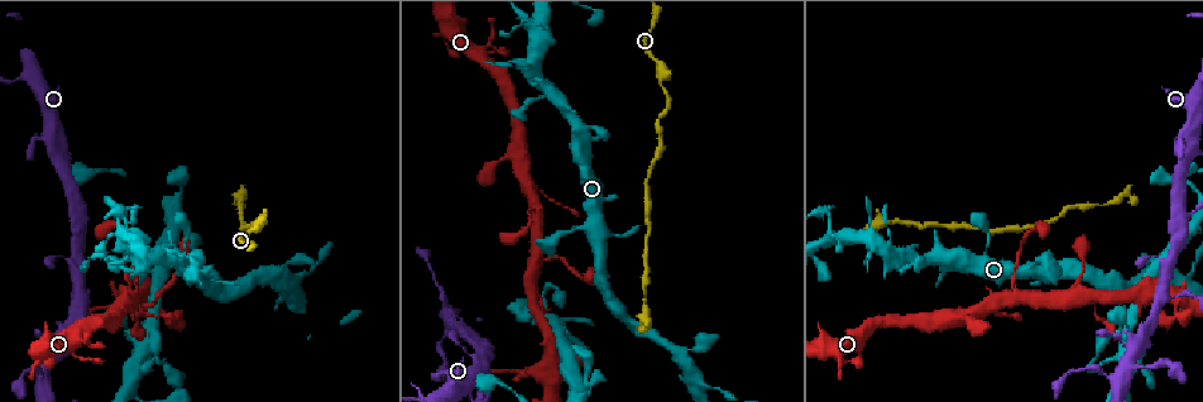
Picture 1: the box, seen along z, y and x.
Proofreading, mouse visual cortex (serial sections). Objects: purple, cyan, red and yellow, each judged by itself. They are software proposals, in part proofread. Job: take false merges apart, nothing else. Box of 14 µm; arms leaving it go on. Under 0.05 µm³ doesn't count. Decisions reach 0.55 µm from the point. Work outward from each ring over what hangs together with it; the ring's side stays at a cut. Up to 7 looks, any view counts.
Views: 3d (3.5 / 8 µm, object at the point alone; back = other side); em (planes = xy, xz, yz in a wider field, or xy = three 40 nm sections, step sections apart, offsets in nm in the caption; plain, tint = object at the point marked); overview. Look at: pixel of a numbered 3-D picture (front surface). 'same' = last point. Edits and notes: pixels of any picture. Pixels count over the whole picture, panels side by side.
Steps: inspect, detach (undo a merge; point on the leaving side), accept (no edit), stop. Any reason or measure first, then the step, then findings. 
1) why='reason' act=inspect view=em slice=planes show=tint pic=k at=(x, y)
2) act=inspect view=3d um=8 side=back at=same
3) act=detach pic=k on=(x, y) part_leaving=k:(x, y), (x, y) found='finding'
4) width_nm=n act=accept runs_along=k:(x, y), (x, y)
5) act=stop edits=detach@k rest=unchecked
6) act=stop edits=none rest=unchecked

why='arms part here' act=inspect view=3d um=8 pic=1 at=(132, 295)

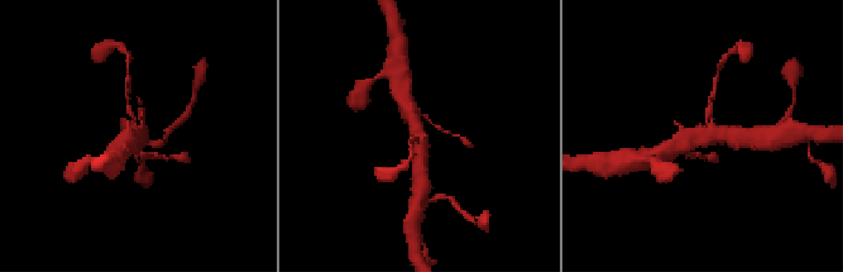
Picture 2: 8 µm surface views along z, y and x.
why='shape alone is not enough' act=inspect view=em slice=planes show=tint pic=2 at=(708, 136)

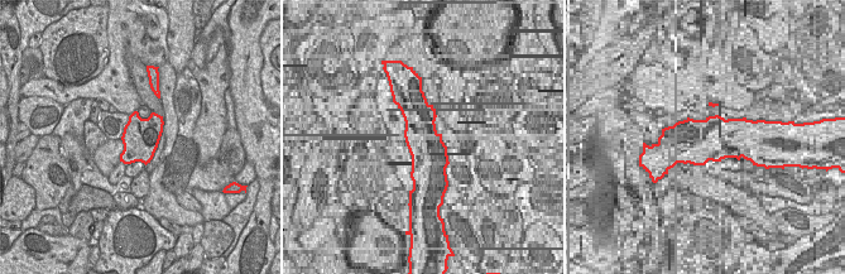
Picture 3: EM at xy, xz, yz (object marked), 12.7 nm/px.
width_nm=480 act=accept runs_along=2:(408, 109), (420, 141), (418, 173) found='continuous, no second cell'

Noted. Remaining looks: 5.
why='thick turns thin' act=inspect view=em slice=planes show=tint pic=1 at=(1162, 299)

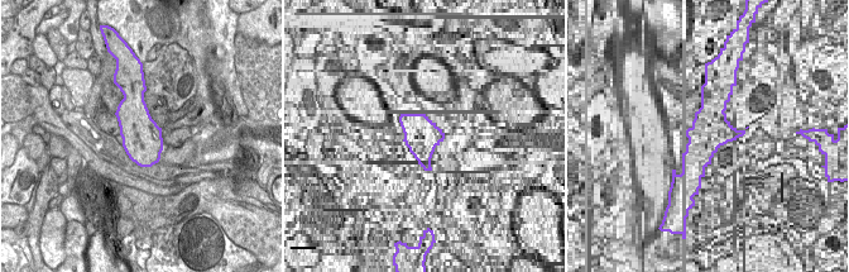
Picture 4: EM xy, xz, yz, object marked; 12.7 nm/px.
why='wider look' act=inspect view=3d um=3.5 at=same

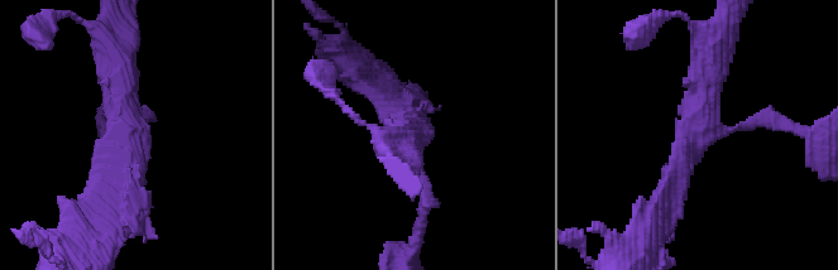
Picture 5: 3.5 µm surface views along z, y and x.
act=accept found='all the same cell'

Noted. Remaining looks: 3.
why='a narrow waist' act=inspect view=3d um=3.5 pic=1 at=(558, 256)

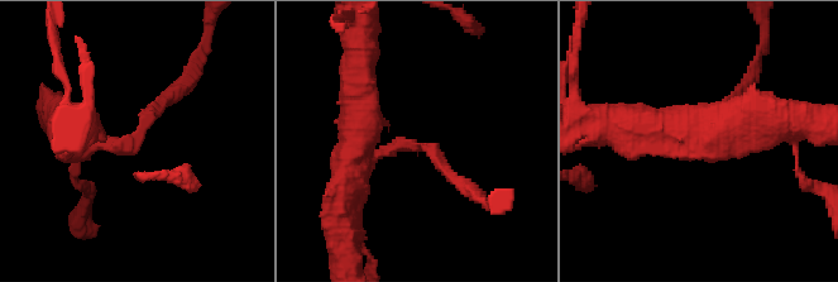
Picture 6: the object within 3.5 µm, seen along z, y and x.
arm_widths_nm=200,400 act=inspect view=em slice=xy step=2 show=plain pic=6 at=(144, 131)

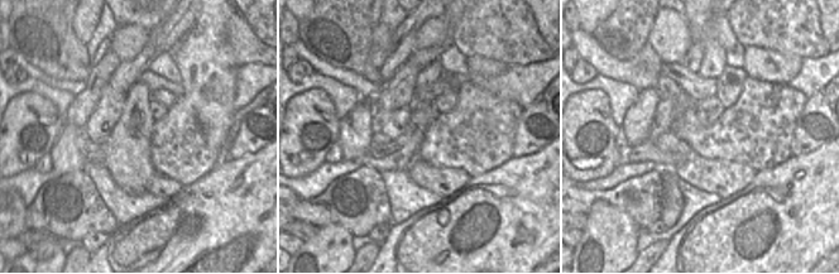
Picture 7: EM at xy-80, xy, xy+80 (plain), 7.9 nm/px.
why='with the object marked' act=inspect view=em slice=xy step=2 show=tint at=same

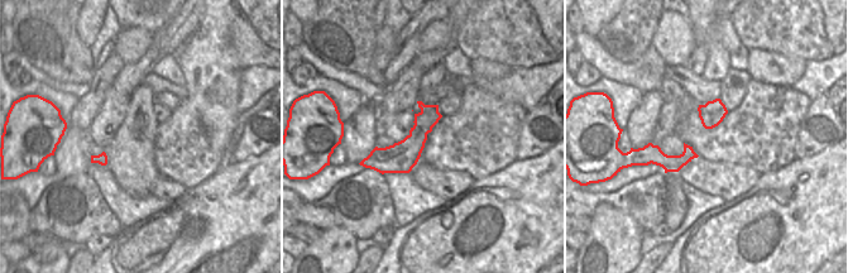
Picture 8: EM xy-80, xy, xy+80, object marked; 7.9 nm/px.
act=accept runs_along=8:(435, 108), (393, 159), (365, 163) found='continuous, no second cell'

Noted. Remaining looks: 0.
act=stop edits=none rest=unchecked

